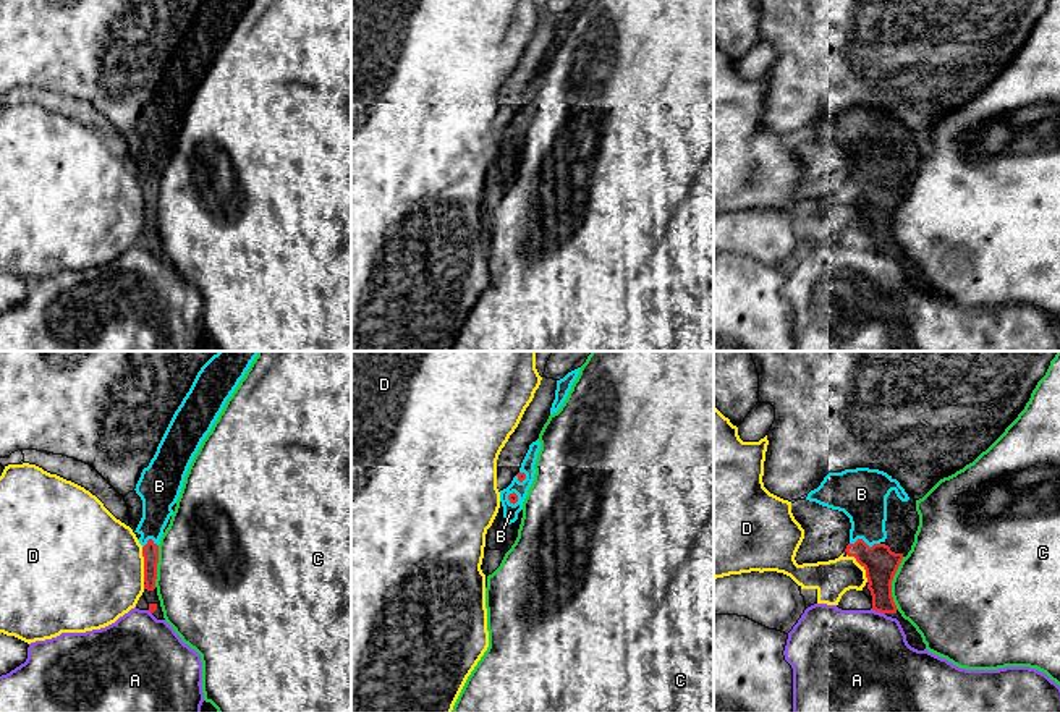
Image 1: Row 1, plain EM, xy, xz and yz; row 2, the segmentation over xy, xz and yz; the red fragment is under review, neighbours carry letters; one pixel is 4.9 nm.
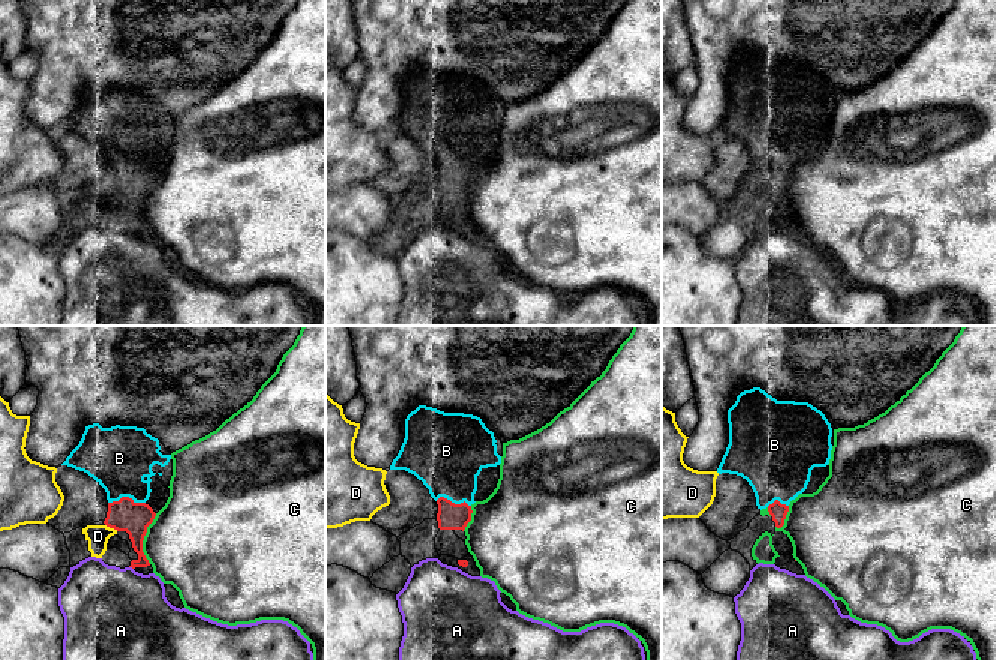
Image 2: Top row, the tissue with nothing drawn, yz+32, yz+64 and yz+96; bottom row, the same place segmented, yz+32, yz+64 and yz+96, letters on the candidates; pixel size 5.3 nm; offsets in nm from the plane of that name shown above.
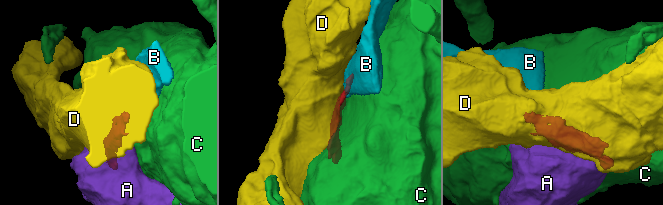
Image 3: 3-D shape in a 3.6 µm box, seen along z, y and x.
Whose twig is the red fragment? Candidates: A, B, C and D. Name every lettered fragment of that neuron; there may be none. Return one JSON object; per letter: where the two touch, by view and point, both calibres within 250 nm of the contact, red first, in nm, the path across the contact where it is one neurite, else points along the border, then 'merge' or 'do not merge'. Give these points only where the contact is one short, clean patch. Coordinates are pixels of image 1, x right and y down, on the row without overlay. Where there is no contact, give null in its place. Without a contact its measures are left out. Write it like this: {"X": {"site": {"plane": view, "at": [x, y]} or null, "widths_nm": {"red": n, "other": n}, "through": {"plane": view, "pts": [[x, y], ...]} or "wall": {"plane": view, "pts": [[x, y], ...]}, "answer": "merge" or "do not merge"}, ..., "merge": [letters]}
{"A": {"site": {"plane": "yz", "at": [877, 248]}, "widths_nm": {"red": 170, "other": 480}, "answer": "do not merge"}, "B": {"site": {"plane": "yz", "at": [864, 180]}, "widths_nm": {"red": 170, "other": 260}, "answer": "merge"}, "C": {"site": {"plane": "yz", "at": [890, 220]}, "widths_nm": {"red": 170, "other": 460}, "answer": "do not merge"}, "D": {"site": {"plane": "xy", "at": [144, 203]}, "widths_nm": {"red": 80, "other": 500}, "answer": "do not merge"}, "merge": ["B"]}

